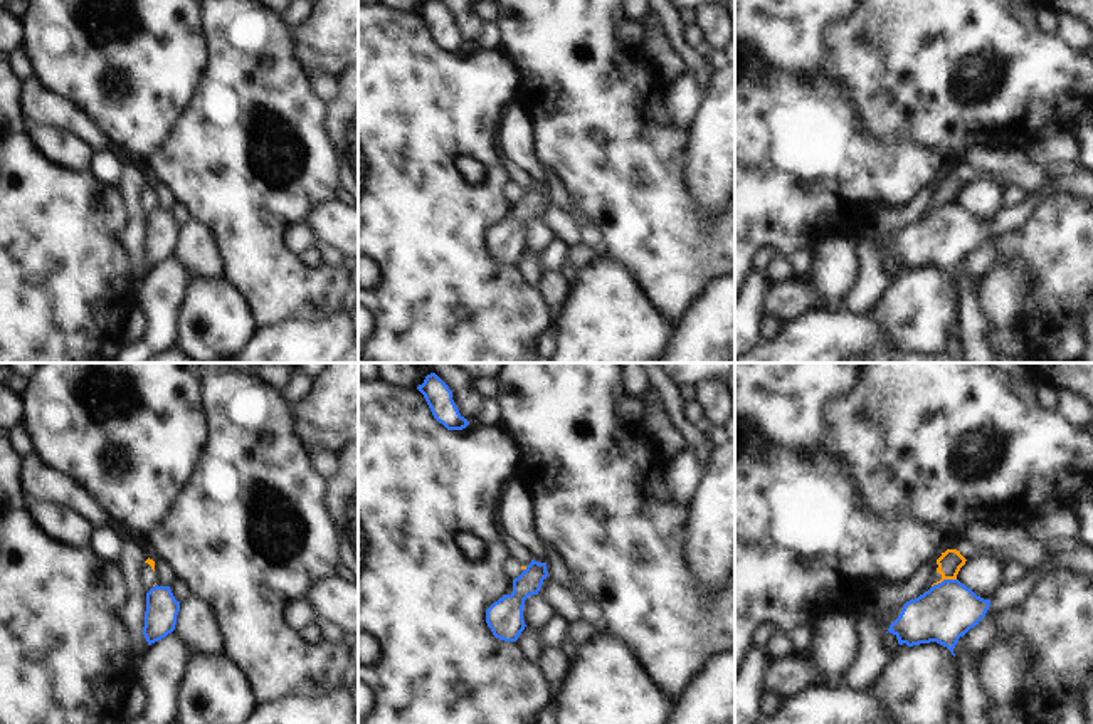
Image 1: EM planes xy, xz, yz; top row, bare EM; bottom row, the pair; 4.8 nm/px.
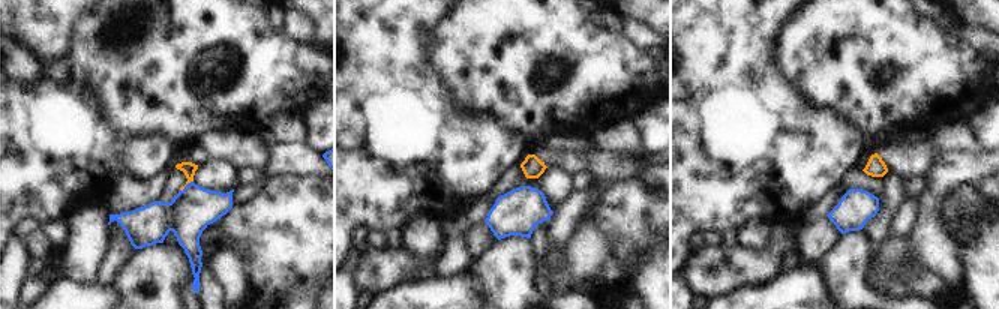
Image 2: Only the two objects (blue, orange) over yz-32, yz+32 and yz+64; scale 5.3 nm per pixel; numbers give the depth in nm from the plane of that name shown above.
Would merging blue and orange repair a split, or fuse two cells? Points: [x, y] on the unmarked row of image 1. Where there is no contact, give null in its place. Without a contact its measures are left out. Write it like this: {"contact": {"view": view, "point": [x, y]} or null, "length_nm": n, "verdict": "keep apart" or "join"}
{"contact": {"view": "yz", "point": [944, 204]}, "length_nm": 130, "verdict": "keep apart"}

